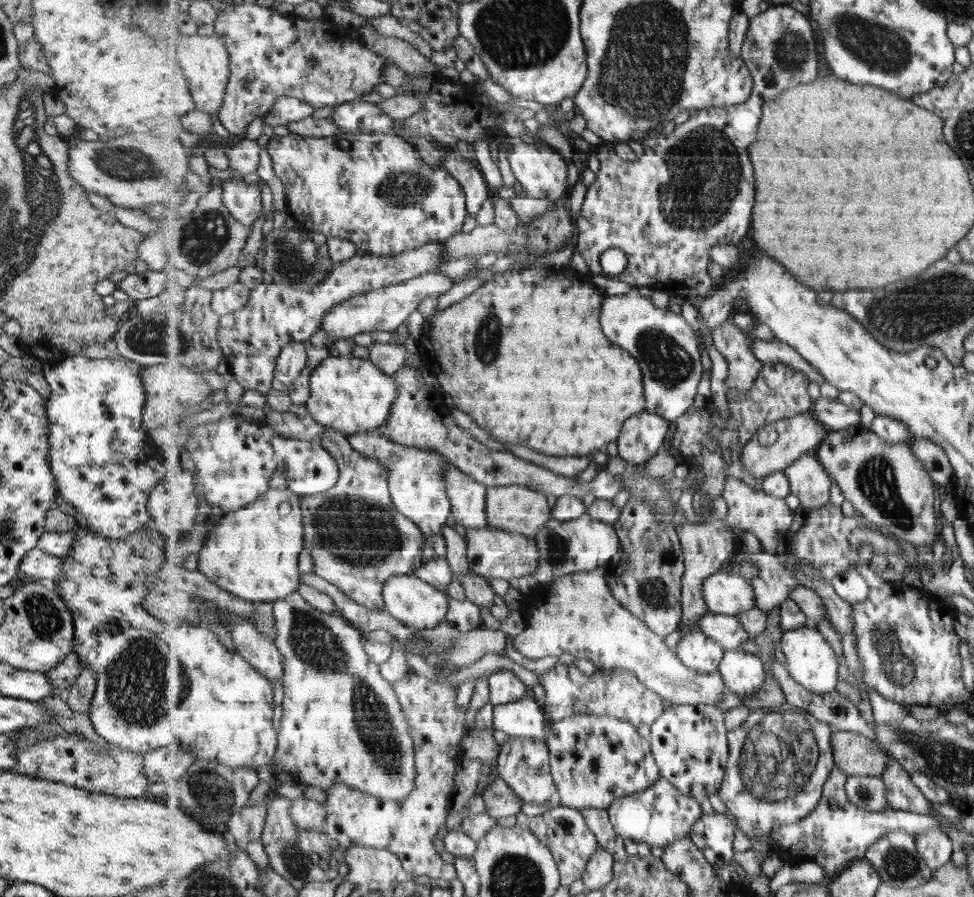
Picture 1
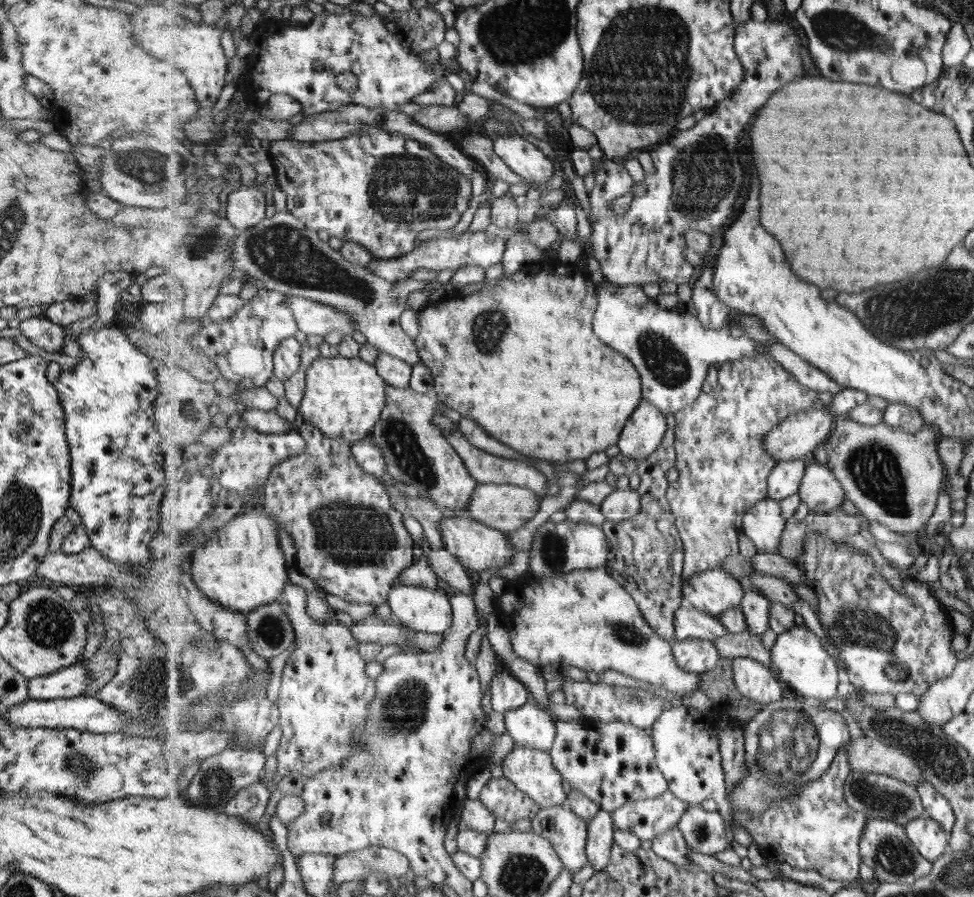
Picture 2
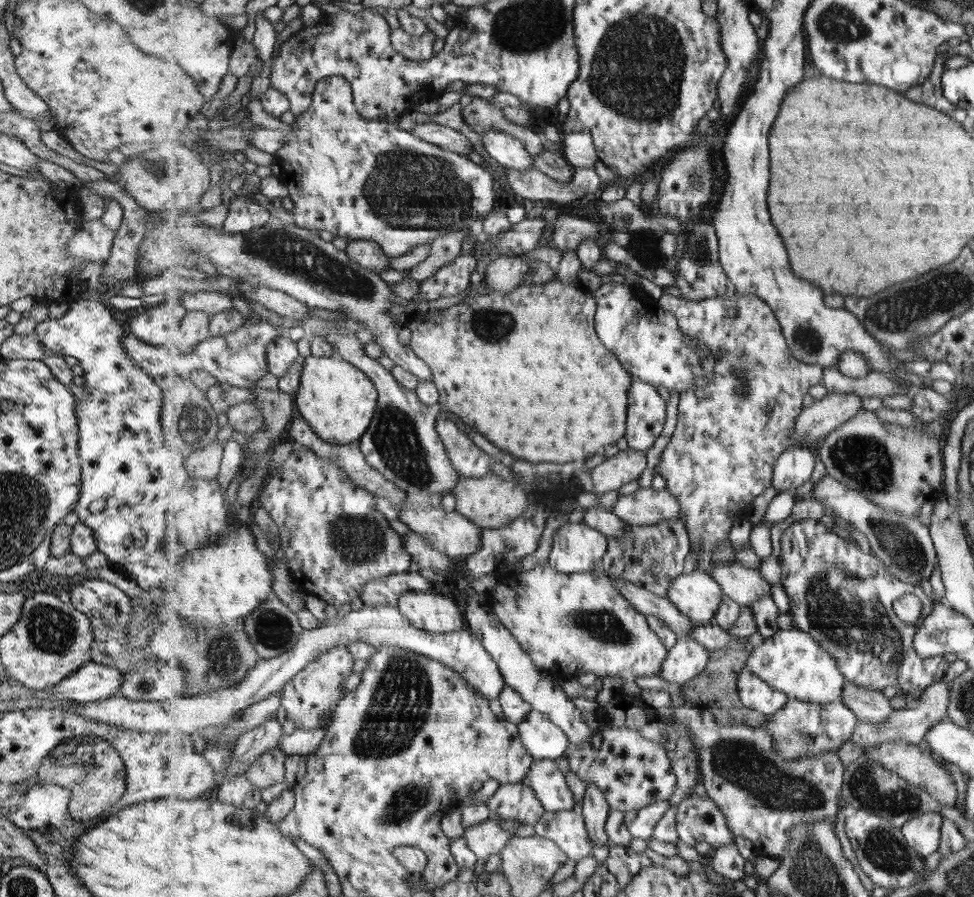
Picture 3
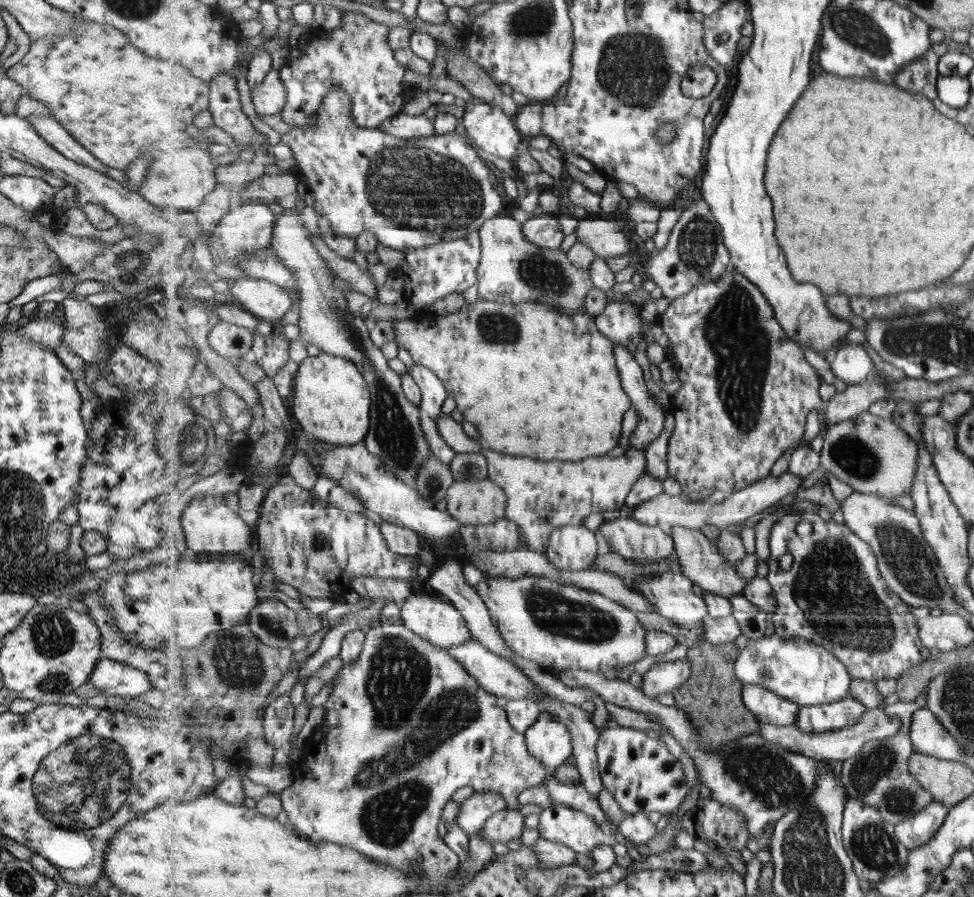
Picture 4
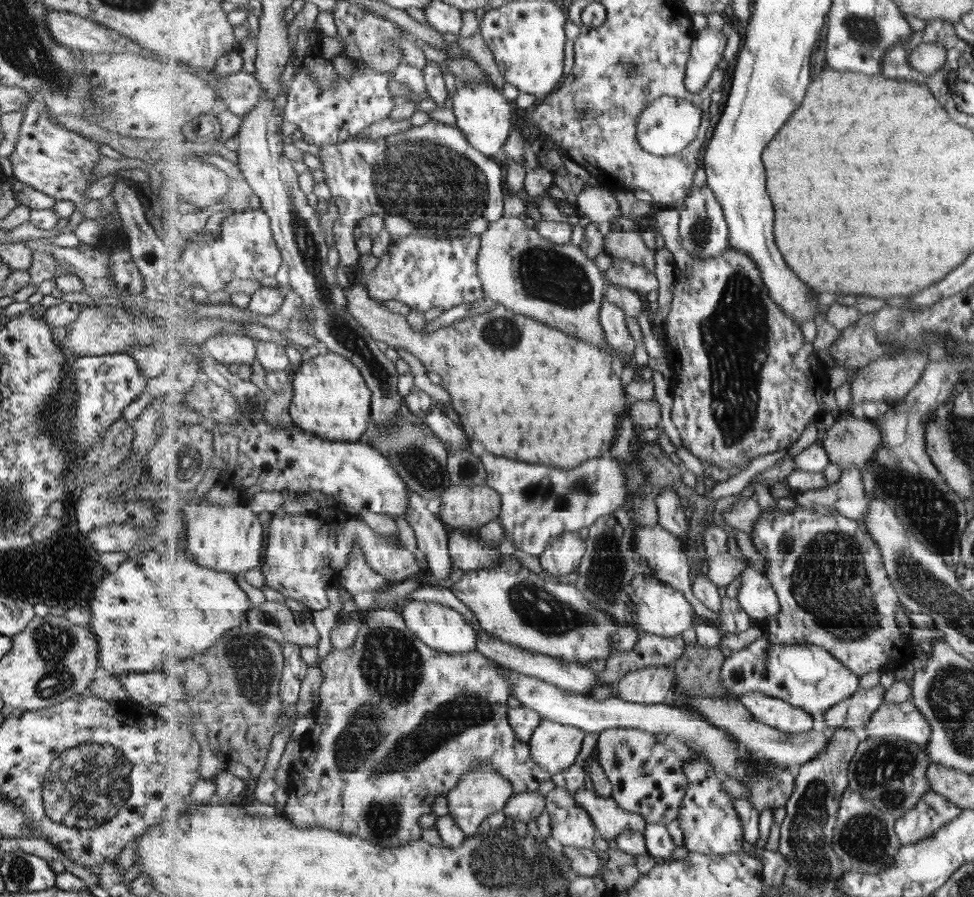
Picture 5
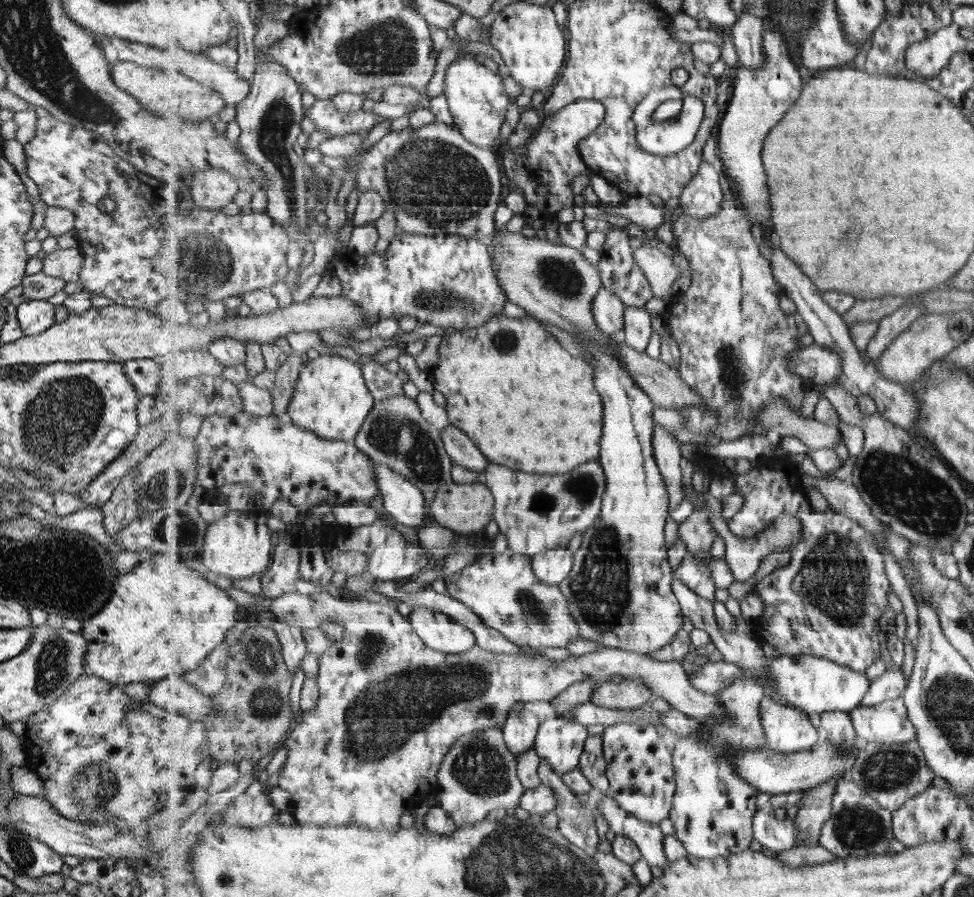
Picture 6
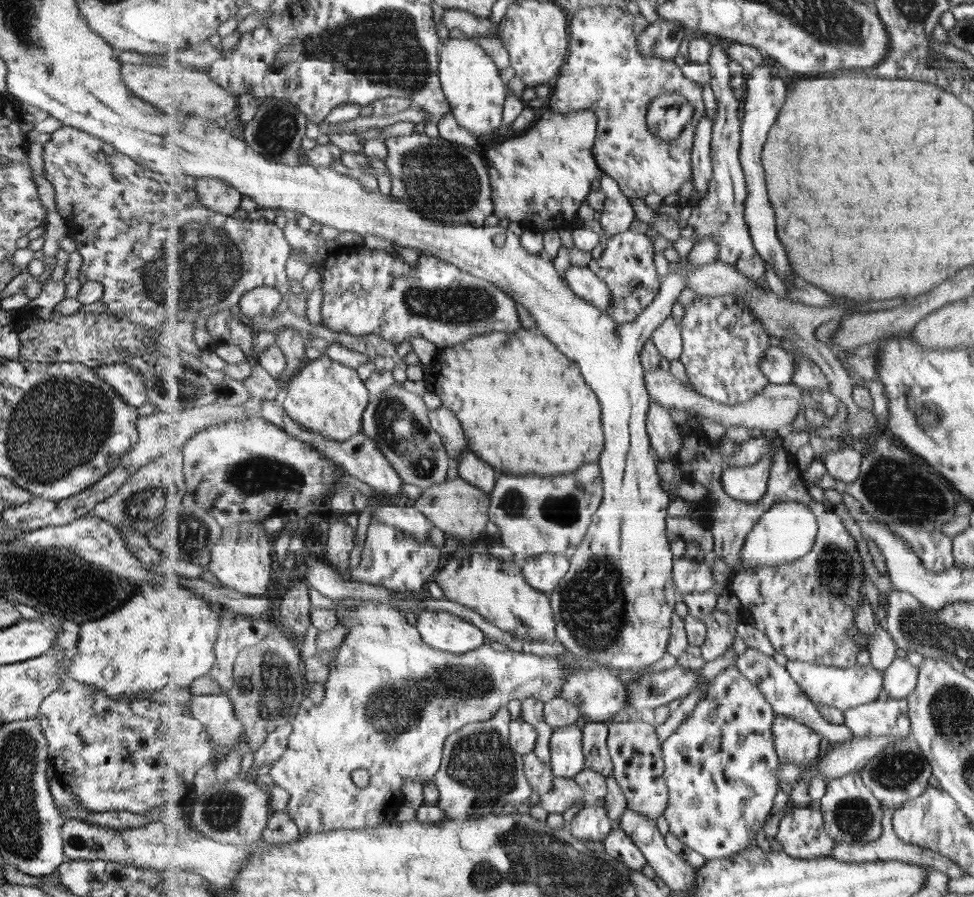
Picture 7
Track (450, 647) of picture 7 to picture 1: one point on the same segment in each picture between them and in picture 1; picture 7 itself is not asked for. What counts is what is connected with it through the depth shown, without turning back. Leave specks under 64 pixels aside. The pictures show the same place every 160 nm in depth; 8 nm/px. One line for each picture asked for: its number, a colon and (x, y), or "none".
1: (418, 604)
2: (423, 609)
3: (430, 611)
4: (440, 622)
5: (446, 630)
6: (438, 630)

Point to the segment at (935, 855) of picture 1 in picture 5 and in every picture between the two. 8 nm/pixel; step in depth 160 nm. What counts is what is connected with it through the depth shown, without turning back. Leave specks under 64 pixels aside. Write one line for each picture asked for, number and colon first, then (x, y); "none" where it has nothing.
2: (928, 835)
3: (924, 832)
4: (913, 833)
5: (934, 811)

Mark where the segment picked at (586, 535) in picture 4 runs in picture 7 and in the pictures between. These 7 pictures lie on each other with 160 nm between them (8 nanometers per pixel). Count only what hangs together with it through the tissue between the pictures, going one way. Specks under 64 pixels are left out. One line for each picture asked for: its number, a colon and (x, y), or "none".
5: (565, 555)
6: (553, 567)
7: (545, 571)

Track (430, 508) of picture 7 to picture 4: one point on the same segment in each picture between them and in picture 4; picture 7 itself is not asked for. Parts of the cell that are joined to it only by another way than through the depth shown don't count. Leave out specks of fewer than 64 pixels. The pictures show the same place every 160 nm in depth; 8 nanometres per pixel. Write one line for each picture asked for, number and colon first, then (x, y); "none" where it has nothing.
4: (470, 502)
5: (462, 506)
6: (464, 508)

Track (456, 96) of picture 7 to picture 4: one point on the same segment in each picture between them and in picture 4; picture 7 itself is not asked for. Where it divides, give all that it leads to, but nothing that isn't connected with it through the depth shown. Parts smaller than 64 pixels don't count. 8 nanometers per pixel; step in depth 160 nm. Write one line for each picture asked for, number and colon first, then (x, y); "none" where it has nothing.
4: (493, 131)
5: (487, 118)
6: (477, 98)

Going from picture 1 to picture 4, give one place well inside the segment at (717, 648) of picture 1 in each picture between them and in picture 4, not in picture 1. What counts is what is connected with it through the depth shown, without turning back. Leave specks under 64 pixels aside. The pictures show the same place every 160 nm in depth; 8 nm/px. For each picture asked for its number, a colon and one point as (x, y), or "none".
2: (698, 656)
3: (688, 659)
4: (663, 677)

